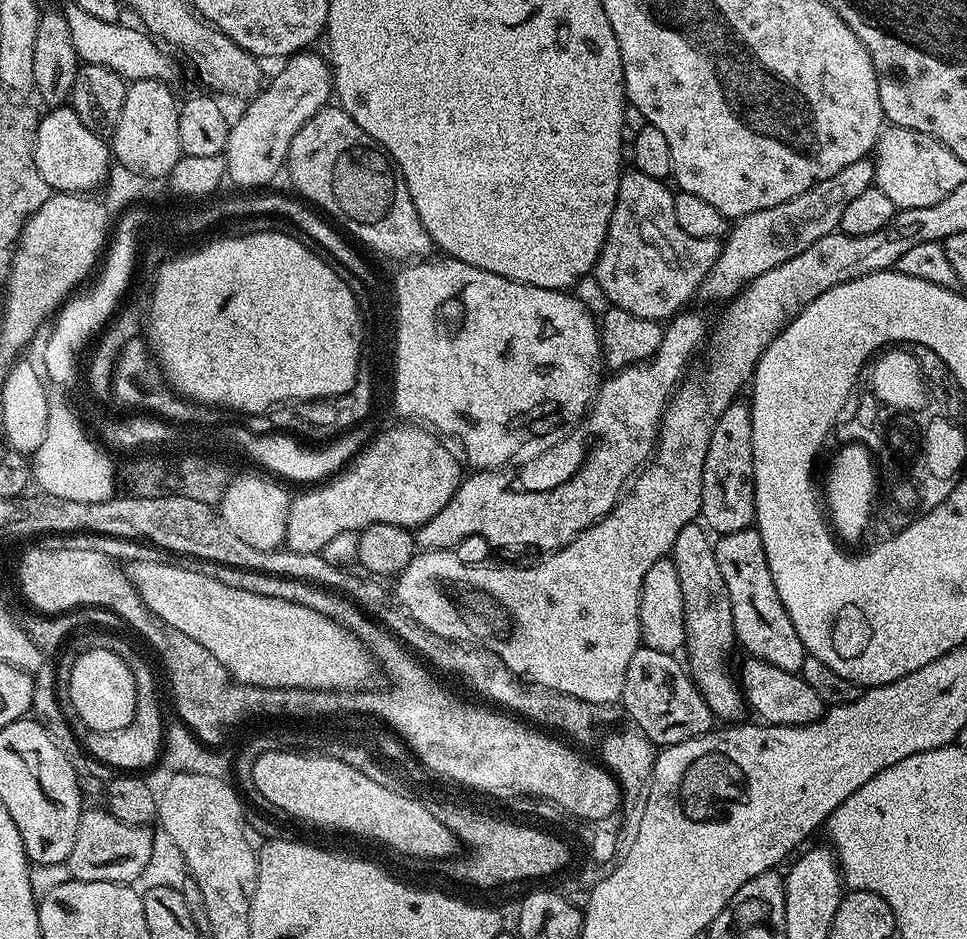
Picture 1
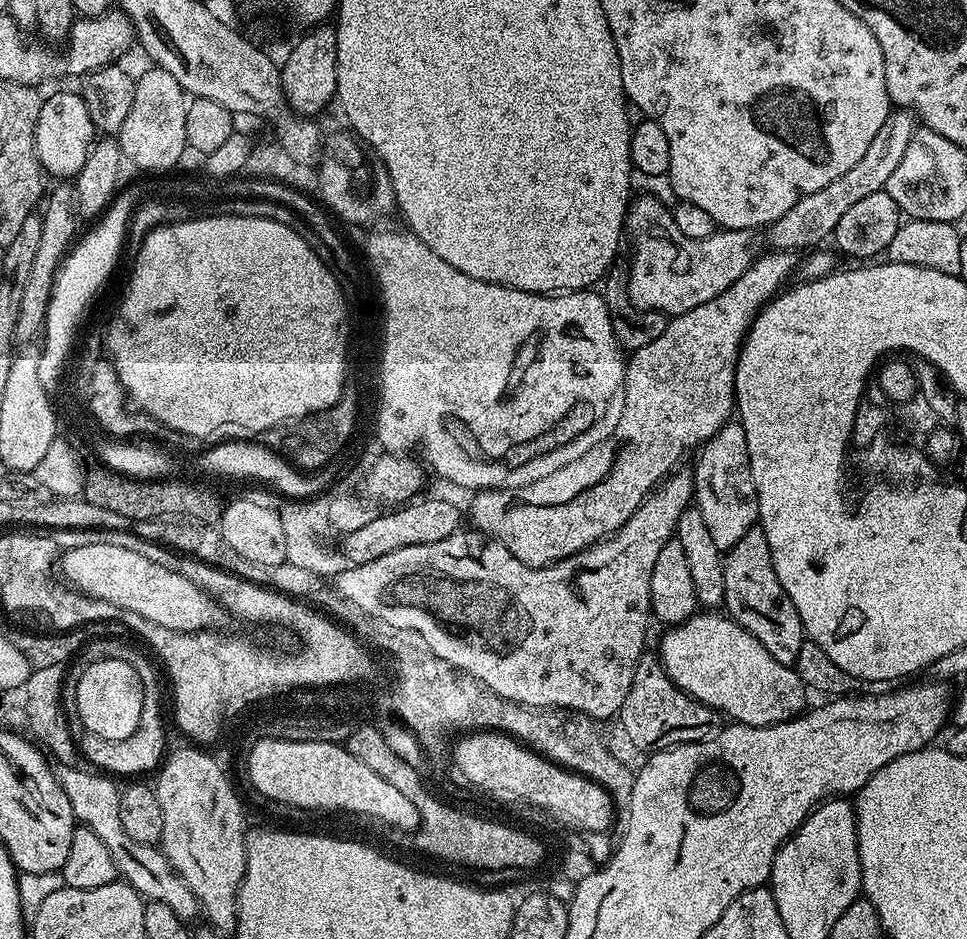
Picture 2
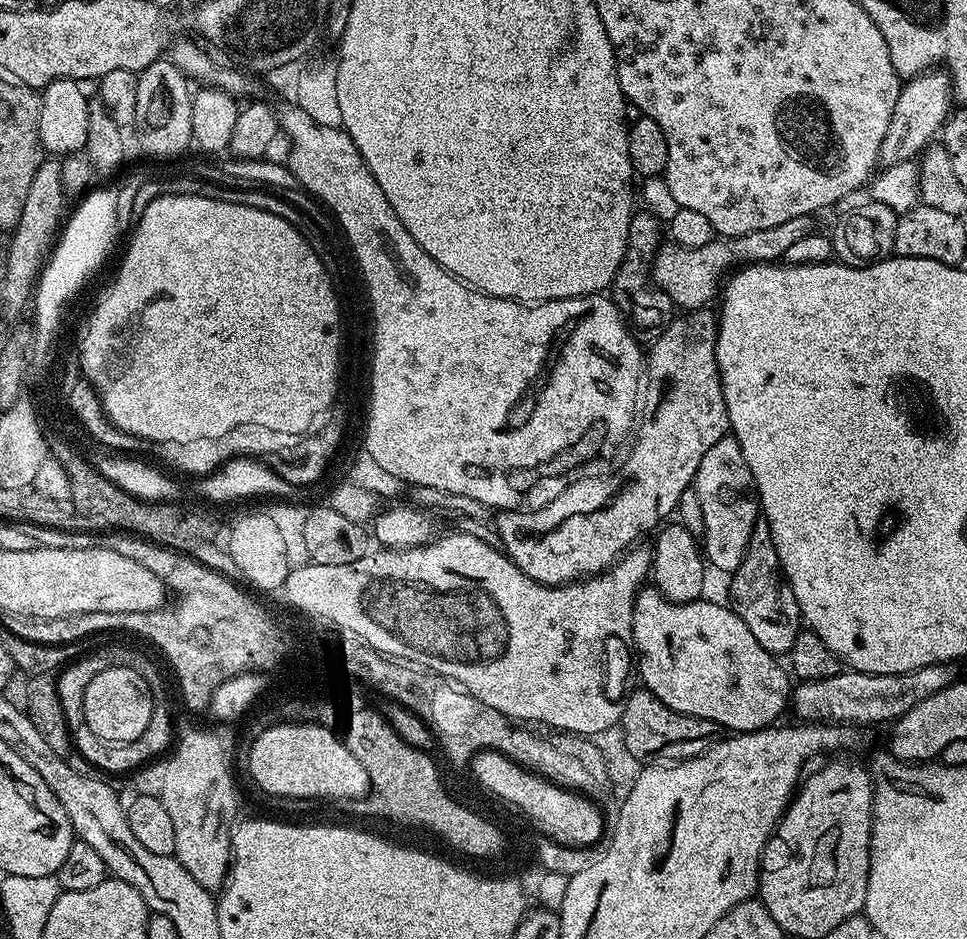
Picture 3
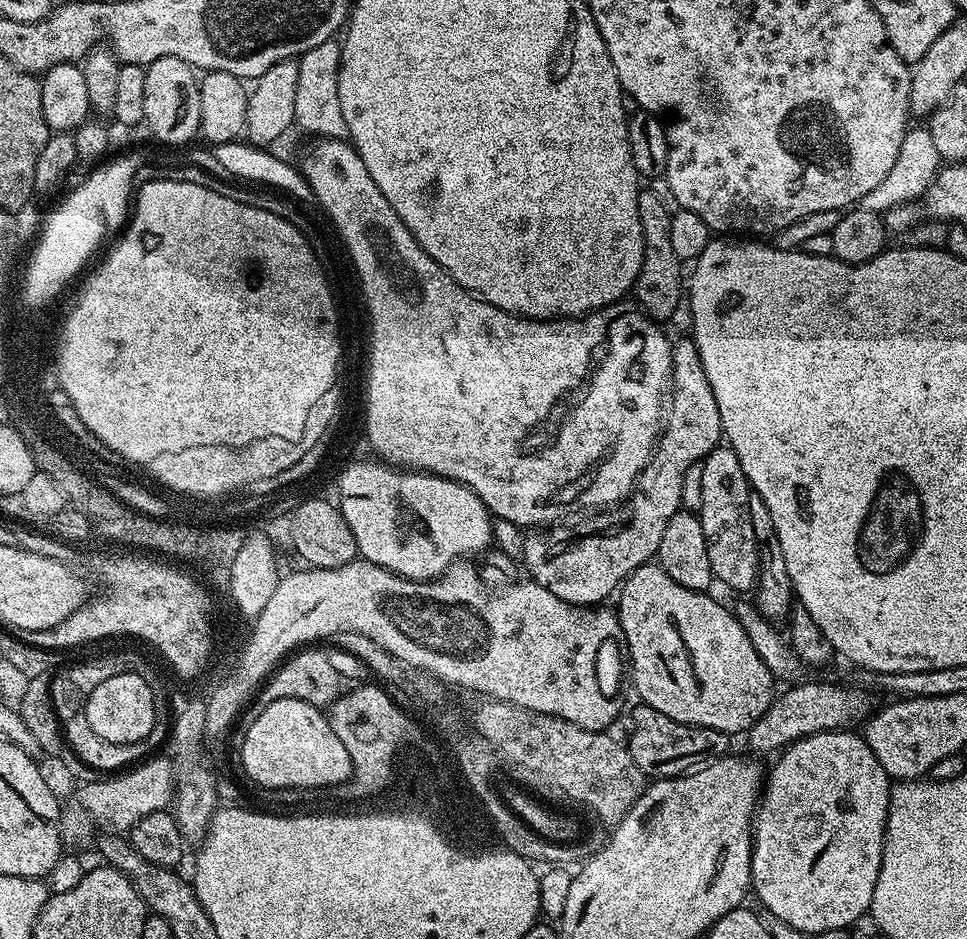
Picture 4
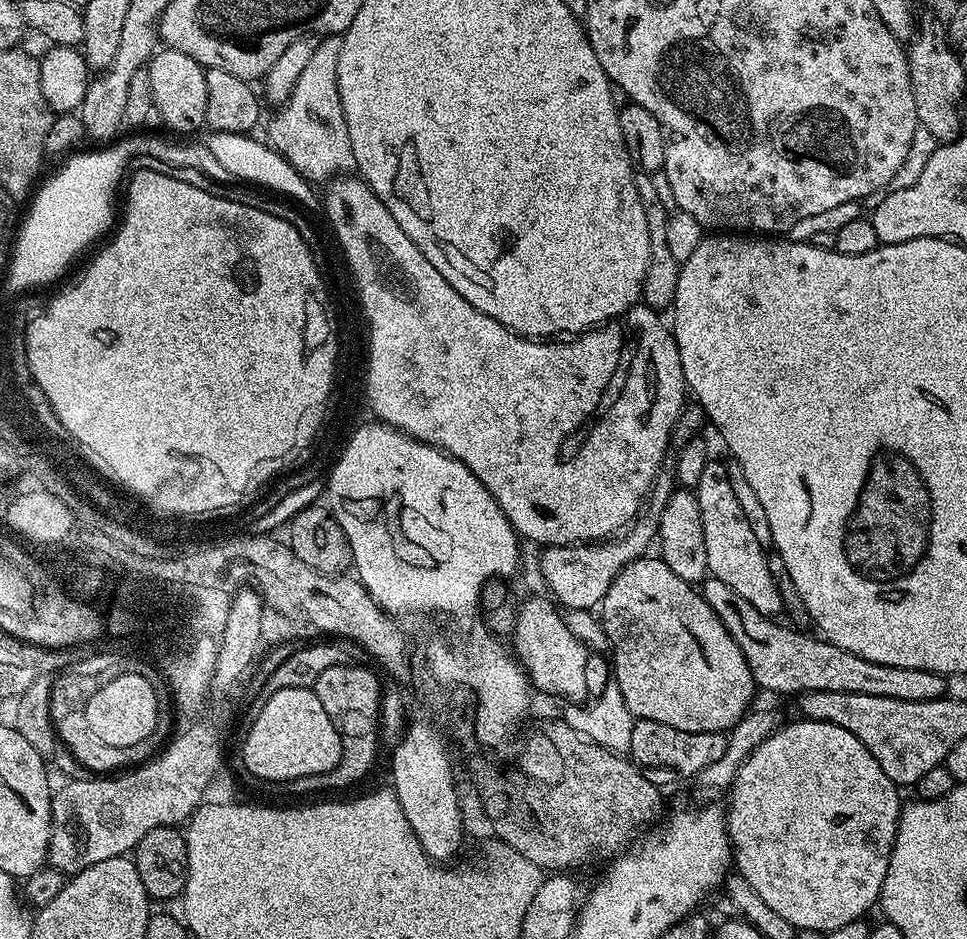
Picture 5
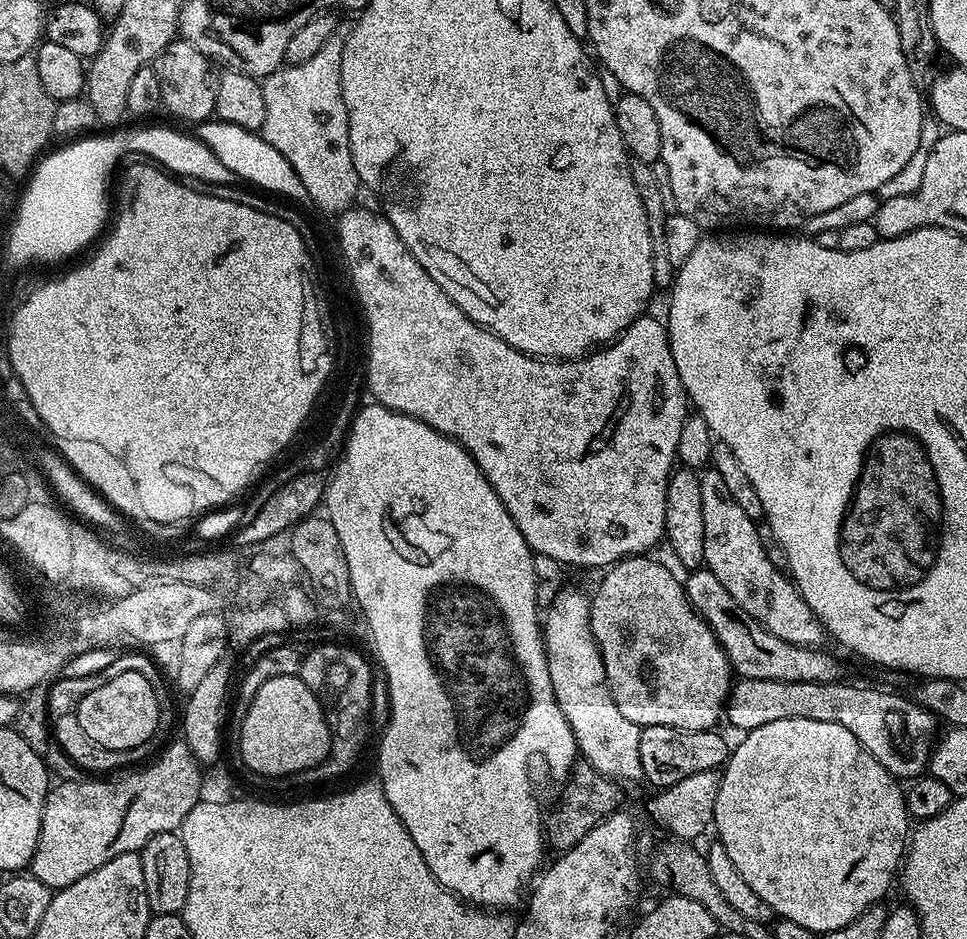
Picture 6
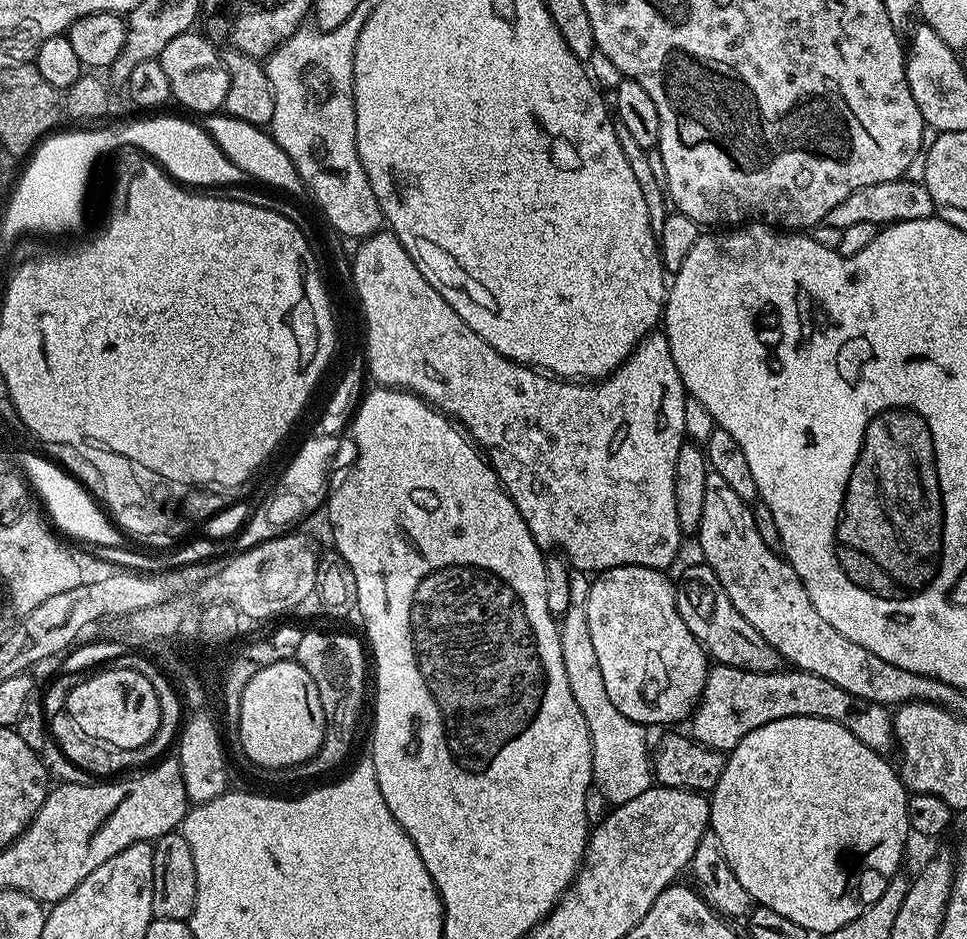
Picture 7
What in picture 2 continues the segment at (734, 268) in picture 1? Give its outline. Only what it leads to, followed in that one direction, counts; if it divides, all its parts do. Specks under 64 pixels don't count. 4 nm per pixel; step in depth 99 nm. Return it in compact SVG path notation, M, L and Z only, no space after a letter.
M907 110L889 112L874 142L870 142L870 150L862 154L862 159L851 170L846 170L842 178L834 178L830 186L822 186L822 190L806 194L802 202L790 206L790 210L786 210L782 218L768 225L766 235L772 243L771 247L781 252L799 253L800 248L812 250L823 245L820 243L831 237L832 231L838 226L838 221L841 220L842 214L846 214L846 210L851 210L861 198L887 189L890 174L894 174L898 162L902 162L902 154L906 154L906 146L910 146L910 138L916 133L917 127L918 121L913 113Z

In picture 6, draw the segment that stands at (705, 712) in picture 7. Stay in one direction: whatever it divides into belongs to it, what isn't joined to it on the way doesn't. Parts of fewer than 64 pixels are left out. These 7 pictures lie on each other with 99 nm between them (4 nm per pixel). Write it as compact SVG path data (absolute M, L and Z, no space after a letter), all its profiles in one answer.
M737 679L726 705L726 720L736 728L751 730L758 726L766 726L766 722L782 722L782 718L814 718L814 722L834 722L838 726L846 726L858 742L892 776L908 782L921 775L929 767L932 749L938 740L938 721L932 713L916 703L915 699L903 700L896 692L883 692L880 688L859 688L856 684L845 682L778 682L777 680L745 680Z

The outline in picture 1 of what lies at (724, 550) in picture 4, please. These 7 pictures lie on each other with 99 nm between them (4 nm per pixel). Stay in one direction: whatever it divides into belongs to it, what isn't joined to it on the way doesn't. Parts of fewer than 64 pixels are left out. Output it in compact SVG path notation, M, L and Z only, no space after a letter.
M732 403L722 418L718 418L710 434L710 450L706 450L706 466L702 474L700 516L703 523L720 536L749 527L756 518L752 410L747 403L740 403Z

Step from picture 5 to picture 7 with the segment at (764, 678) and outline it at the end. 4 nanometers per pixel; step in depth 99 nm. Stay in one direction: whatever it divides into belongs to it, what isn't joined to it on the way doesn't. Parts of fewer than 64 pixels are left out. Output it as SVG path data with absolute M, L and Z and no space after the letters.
M697 562L688 568L675 581L676 605L686 630L703 646L705 652L715 663L734 666L743 672L778 672L781 671L780 655L760 634L734 610L734 602L722 590L714 570L709 564Z

